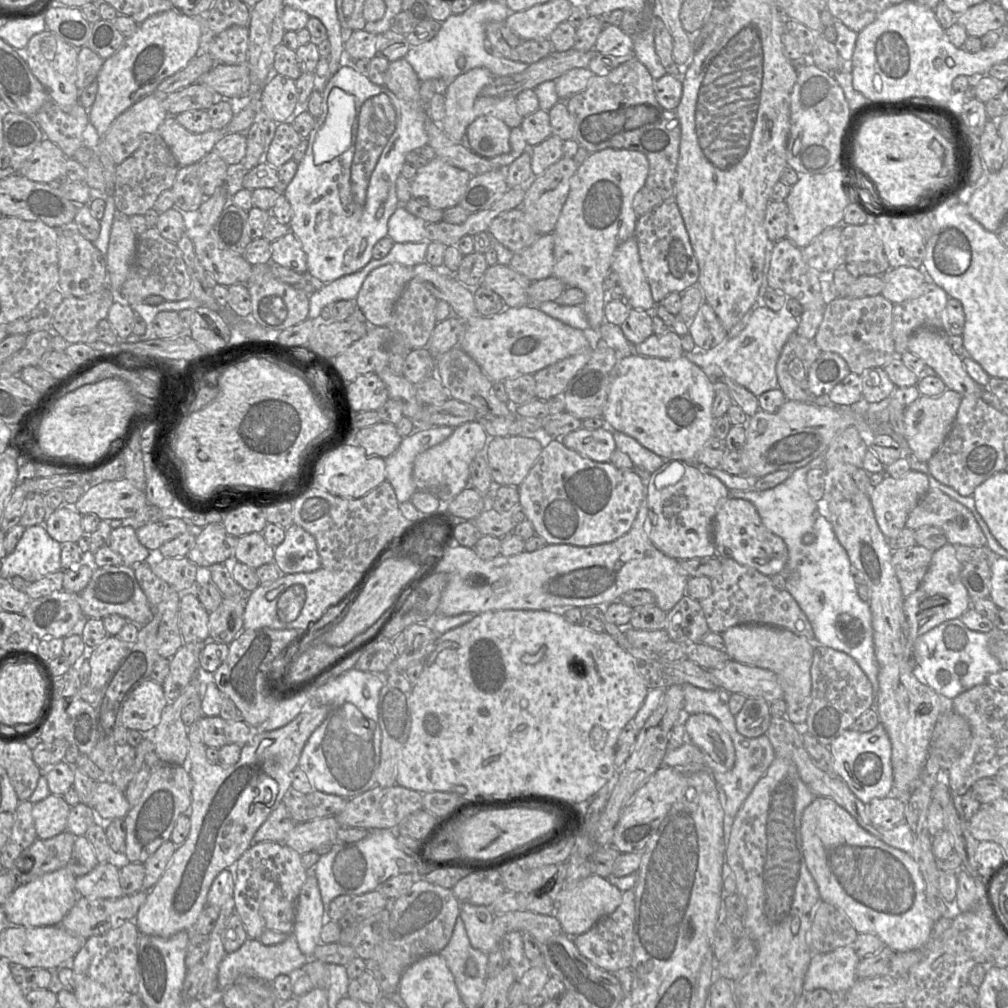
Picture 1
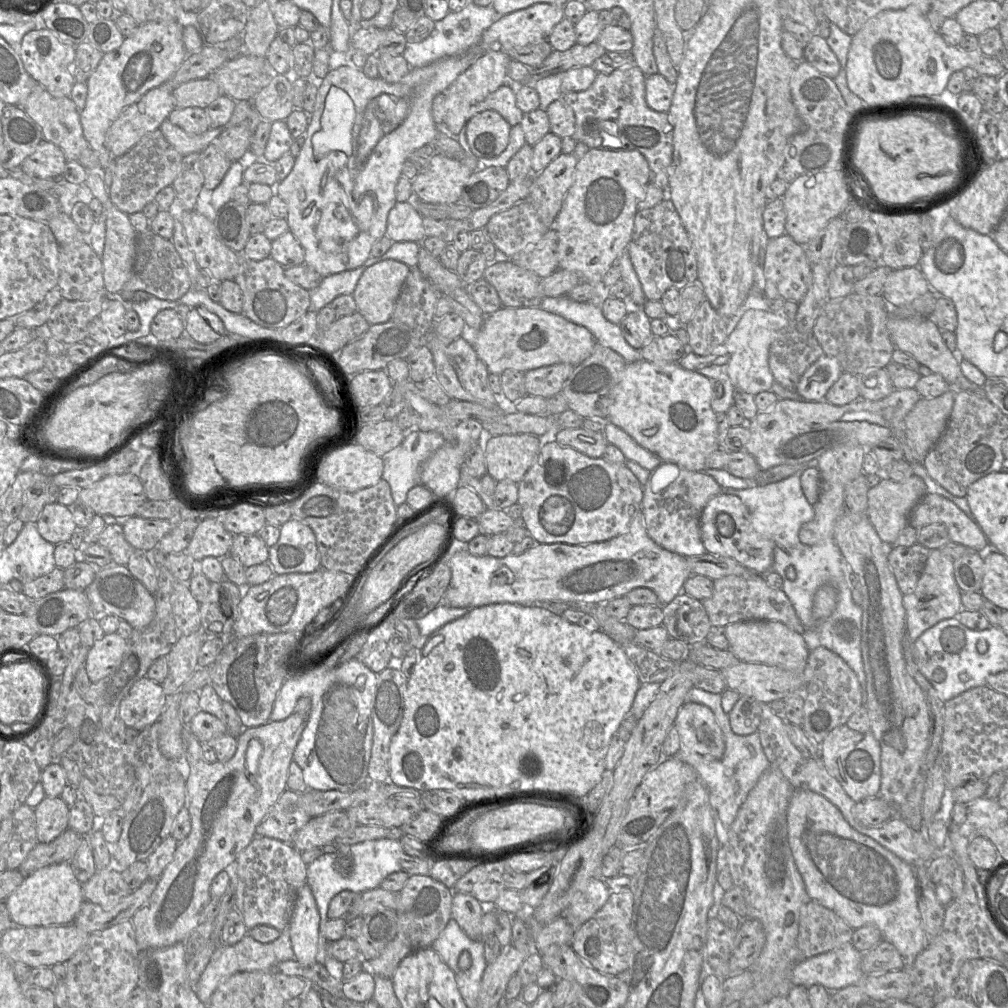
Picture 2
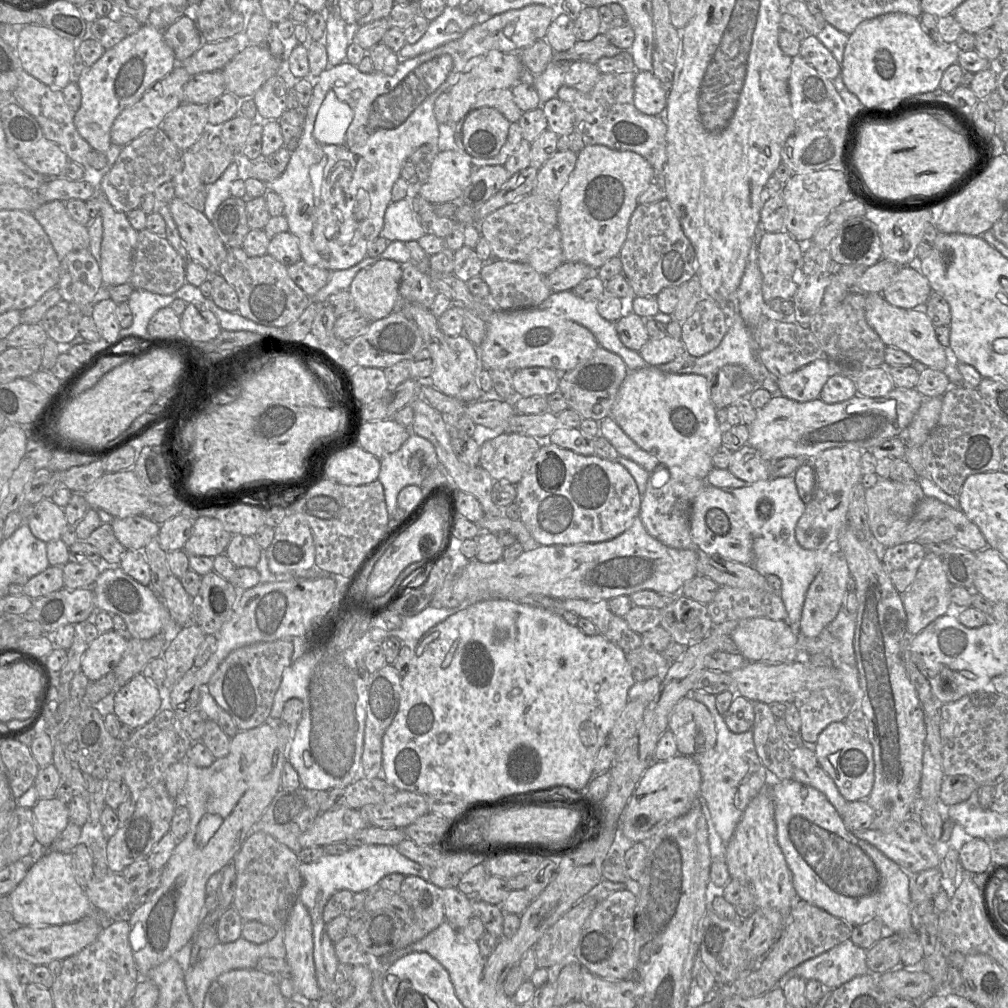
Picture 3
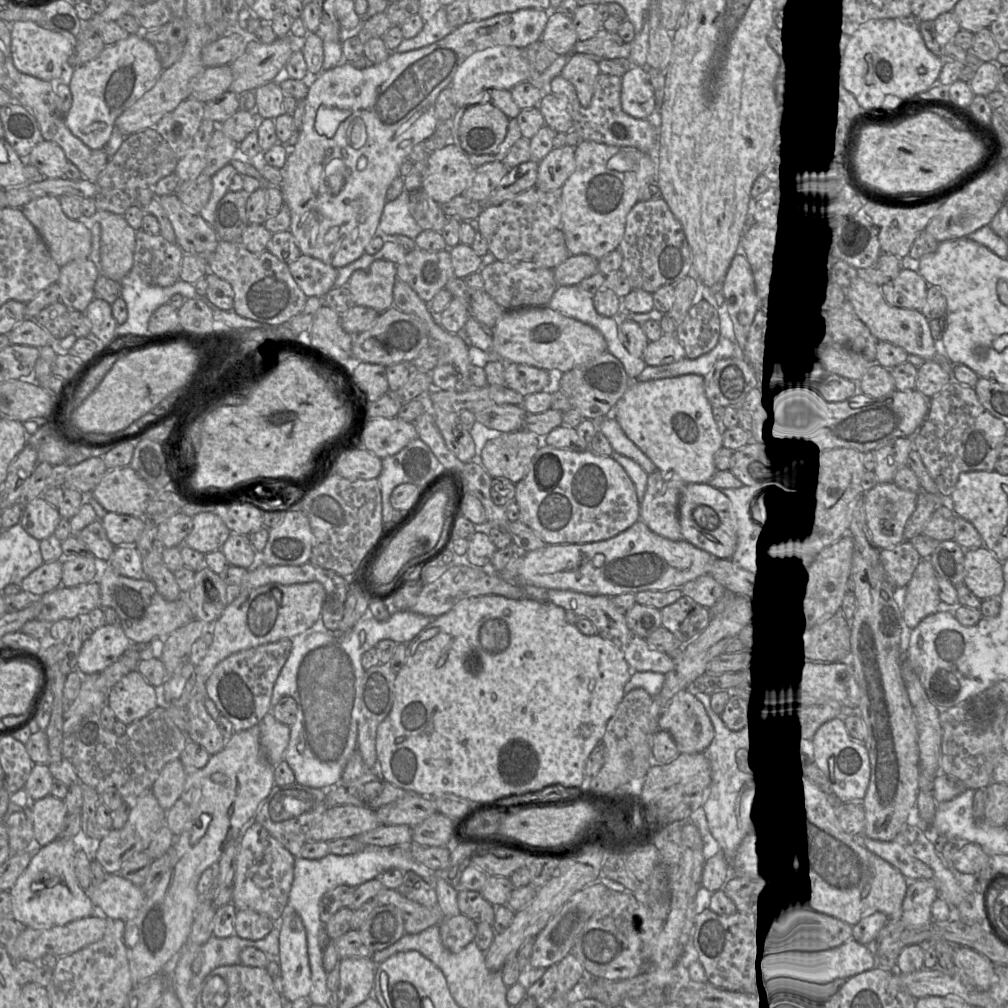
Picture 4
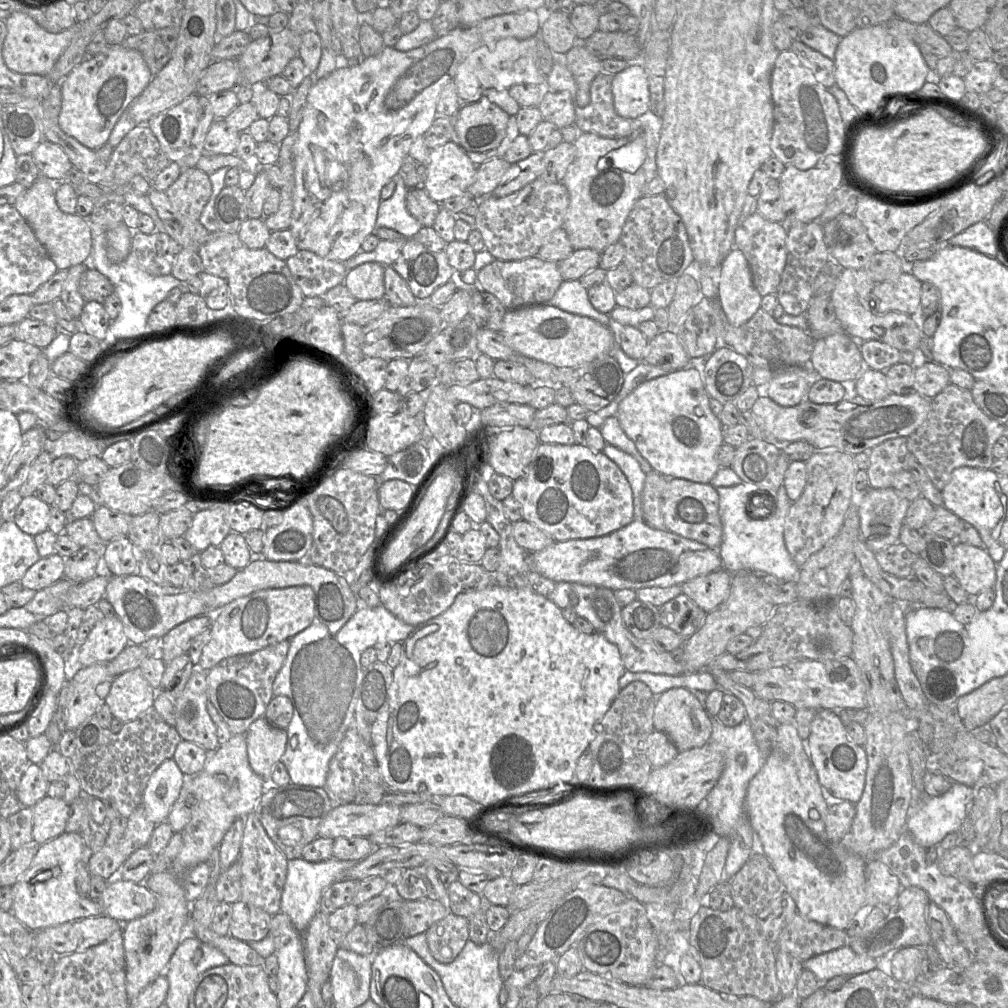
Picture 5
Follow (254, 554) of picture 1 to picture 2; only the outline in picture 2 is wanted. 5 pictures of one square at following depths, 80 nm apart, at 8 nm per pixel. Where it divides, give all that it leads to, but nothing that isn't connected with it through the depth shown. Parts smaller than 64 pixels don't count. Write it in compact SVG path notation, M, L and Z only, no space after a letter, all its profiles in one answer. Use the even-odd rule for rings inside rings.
M258 534L233 536L229 554L245 568L268 562L269 547Z

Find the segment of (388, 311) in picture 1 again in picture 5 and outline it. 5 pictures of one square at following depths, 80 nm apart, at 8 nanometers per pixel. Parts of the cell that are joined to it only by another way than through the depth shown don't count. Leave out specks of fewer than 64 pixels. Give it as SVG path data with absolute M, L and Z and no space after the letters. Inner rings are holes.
M366 262L347 271L343 284L356 300L384 298L385 266L377 262Z

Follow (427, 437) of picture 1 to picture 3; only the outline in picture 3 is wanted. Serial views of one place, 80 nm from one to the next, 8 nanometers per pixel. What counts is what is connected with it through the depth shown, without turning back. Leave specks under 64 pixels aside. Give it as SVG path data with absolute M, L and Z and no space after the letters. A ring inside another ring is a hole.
M411 434L396 452L382 458L378 480L384 488L387 512L390 518L398 508L397 496L406 486L422 486L439 465L433 444Z

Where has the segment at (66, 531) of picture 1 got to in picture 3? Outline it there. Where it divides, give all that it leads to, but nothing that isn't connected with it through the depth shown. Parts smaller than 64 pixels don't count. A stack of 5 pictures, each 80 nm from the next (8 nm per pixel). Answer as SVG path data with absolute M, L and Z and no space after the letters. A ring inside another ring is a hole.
M51 499L40 501L24 523L29 525L35 537L46 543L60 540L68 525L64 508L56 505Z

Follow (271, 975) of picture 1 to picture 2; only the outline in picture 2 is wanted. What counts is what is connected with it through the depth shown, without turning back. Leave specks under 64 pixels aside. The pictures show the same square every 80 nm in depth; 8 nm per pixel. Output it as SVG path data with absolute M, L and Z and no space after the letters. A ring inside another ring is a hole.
M287 928L281 931L276 940L269 943L260 943L246 934L236 944L220 945L214 950L208 965L194 987L194 992L198 999L208 1006L213 992L223 979L238 972L271 972L278 963L288 960L295 960L295 954Z

